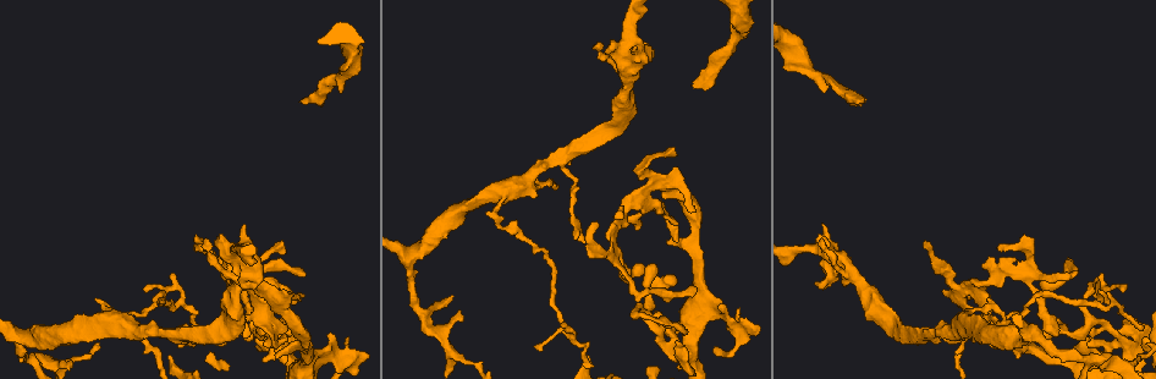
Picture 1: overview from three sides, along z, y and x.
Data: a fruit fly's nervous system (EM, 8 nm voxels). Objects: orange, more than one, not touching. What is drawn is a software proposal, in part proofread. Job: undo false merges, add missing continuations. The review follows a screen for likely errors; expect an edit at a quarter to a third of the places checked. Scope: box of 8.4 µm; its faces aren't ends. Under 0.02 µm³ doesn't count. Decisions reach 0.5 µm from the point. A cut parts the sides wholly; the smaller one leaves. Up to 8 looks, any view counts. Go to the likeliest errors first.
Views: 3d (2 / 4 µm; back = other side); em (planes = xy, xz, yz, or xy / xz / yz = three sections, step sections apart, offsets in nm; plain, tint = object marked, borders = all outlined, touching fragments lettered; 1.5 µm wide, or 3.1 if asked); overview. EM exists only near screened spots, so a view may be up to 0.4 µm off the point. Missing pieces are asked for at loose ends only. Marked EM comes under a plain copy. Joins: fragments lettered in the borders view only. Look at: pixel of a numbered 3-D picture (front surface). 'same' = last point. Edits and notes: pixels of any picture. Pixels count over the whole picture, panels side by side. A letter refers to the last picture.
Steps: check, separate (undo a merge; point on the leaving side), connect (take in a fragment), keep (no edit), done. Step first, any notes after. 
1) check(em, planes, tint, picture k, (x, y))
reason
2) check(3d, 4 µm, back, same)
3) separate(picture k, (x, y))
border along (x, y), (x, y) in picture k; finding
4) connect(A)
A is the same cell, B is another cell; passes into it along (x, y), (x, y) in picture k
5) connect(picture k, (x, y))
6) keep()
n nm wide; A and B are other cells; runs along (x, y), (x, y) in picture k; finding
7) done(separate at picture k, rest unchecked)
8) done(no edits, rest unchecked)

check(em, planes, borders, picture 1, (692, 85))
long arm stops here

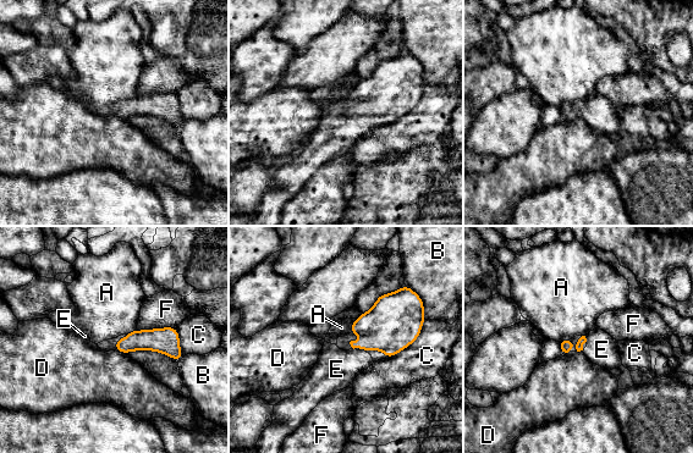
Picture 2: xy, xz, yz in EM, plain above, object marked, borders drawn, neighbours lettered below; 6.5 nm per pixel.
connect(E)
C touches over 320 nm; E is the same cell, A, B, C, D and F are other cells; passes into it along (579, 344), (586, 338), (601, 349) in picture 2; it goes on there

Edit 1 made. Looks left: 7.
check(overview)

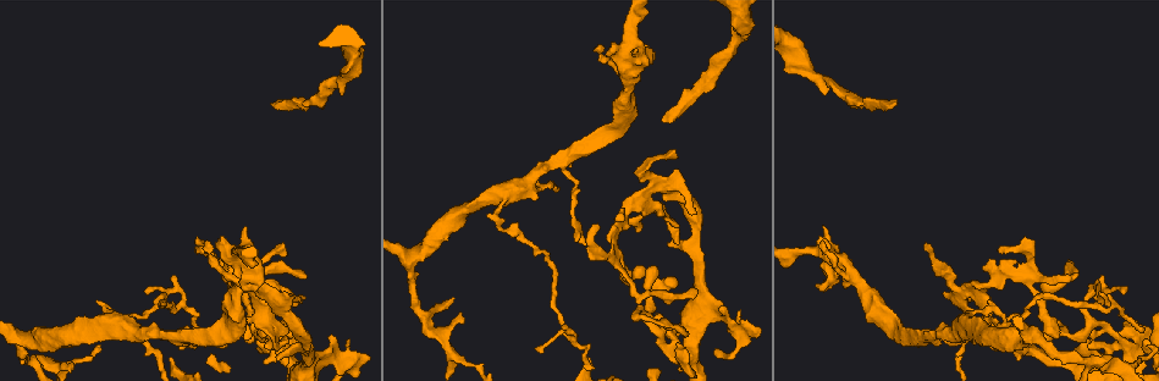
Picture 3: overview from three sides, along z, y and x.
check(3d, 2 µm, picture 3, (116, 326))
three-way junction

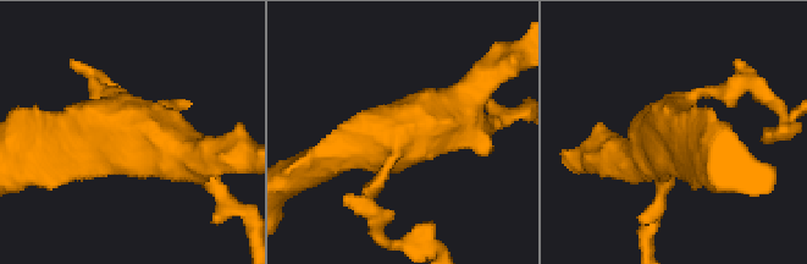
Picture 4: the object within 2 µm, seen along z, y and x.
check(em, planes, tint, picture 4, (401, 135))
shape alone is not enough

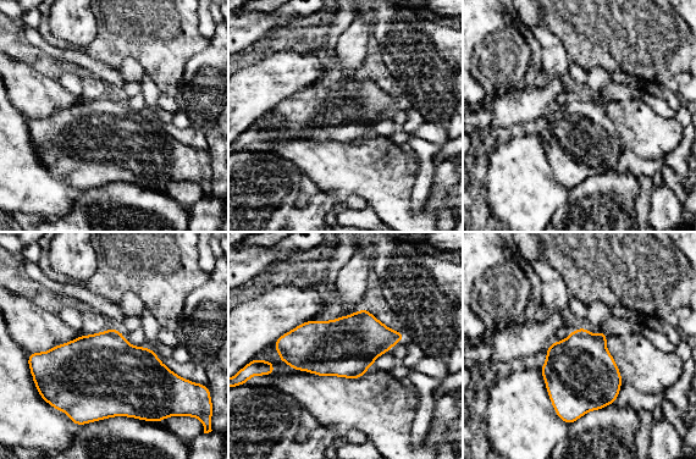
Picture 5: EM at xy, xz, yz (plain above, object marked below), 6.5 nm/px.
check(em, planes, borders, same)
see the neighbours

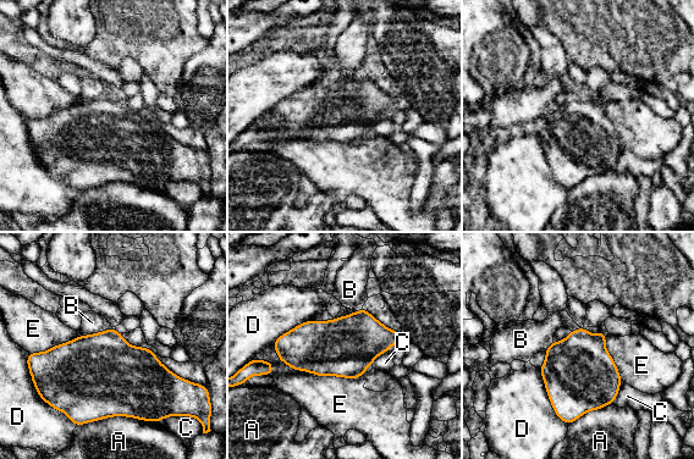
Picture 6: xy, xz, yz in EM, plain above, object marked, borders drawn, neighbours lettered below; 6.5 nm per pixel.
keep()
A, B, C, D and E are other cells; border along (26, 363), (36, 392), (76, 425) in picture 6; all the same neuron

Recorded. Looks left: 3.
check(3d, 2 µm, picture 3, (841, 266))
thick turns thin

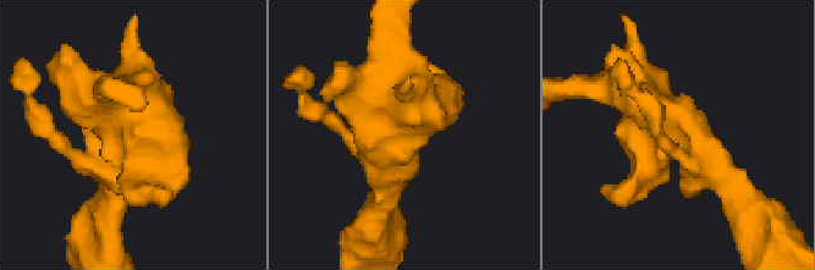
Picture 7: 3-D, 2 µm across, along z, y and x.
check(em, xy, step 8, borders, picture 7, (118, 130))
shape alone is not enough

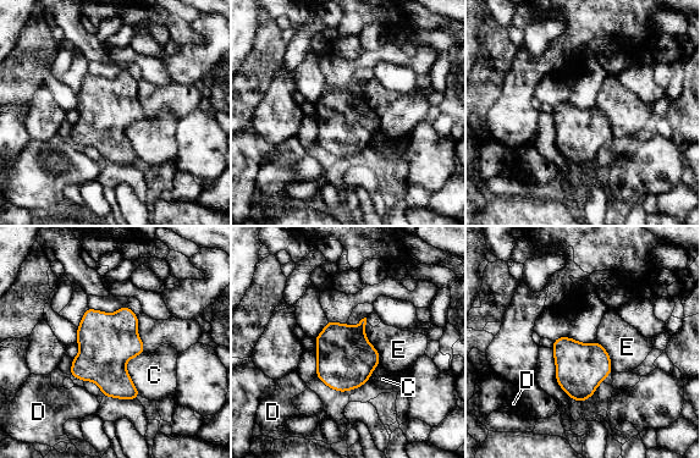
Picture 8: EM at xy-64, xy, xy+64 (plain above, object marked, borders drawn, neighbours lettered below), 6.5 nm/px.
keep()
340 nm wide; C, D and E are other cells; border along (144, 351), (126, 363), (141, 395) in picture 8; continuous, no second neuron

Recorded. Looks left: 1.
done(connect at picture 2, rest unchecked)

